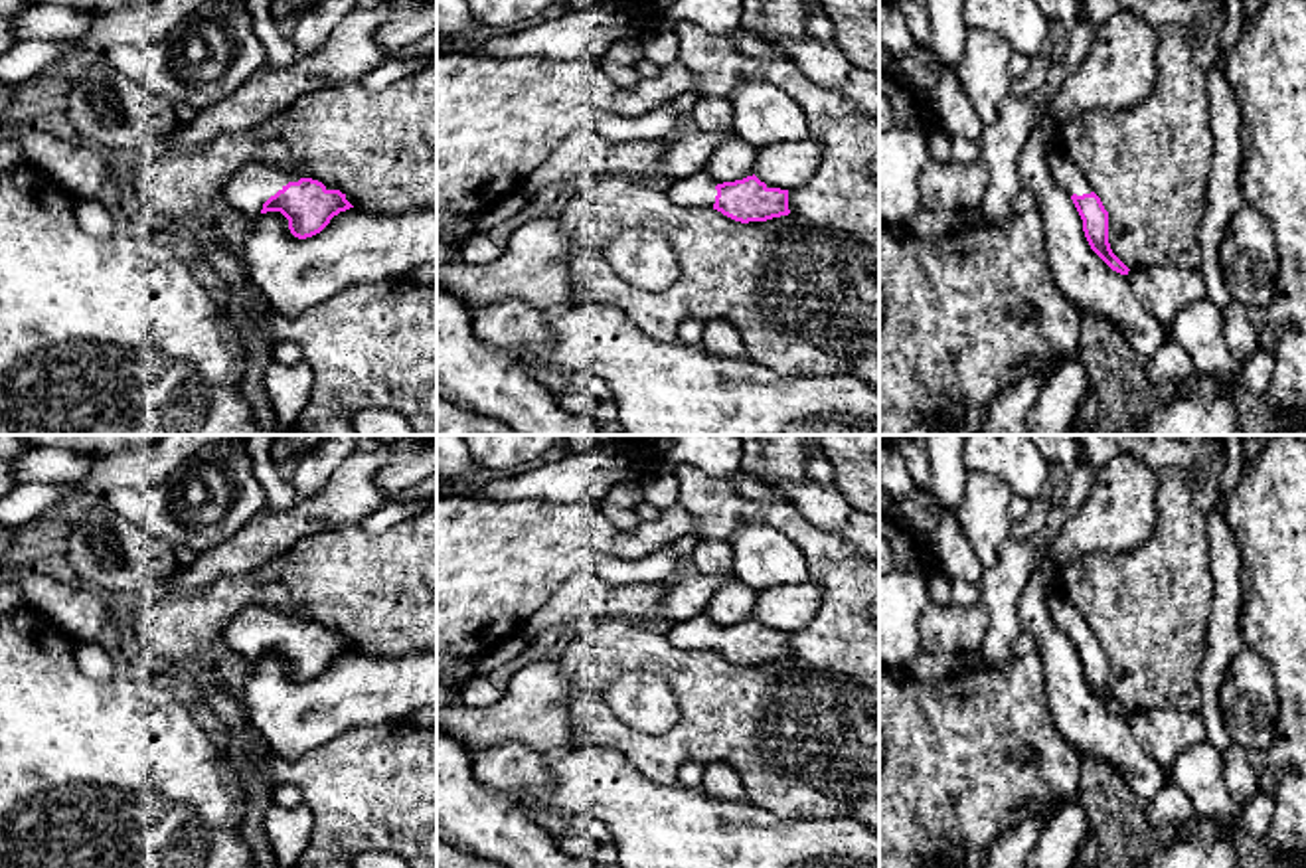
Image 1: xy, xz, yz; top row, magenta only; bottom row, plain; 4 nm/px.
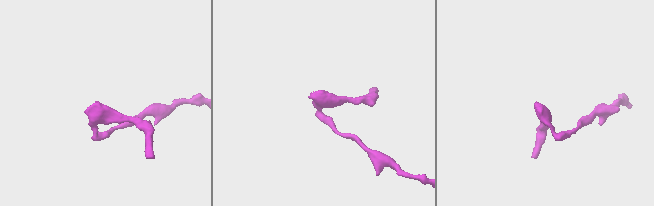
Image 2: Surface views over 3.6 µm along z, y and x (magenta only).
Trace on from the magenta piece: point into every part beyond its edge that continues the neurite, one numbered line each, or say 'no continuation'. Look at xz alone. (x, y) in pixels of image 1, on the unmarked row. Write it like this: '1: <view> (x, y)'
1: xz (698, 631)

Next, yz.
1: yz (1067, 619)

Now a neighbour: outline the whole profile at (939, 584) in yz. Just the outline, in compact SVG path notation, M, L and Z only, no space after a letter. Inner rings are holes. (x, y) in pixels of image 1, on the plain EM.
M937 571L929 577L929 599L935 605L950 605L950 583L952 577L944 571Z

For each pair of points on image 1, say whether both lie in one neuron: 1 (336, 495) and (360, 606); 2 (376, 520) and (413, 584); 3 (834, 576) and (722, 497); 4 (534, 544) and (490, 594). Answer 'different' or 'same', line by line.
1: different
2: different
3: same
4: same

